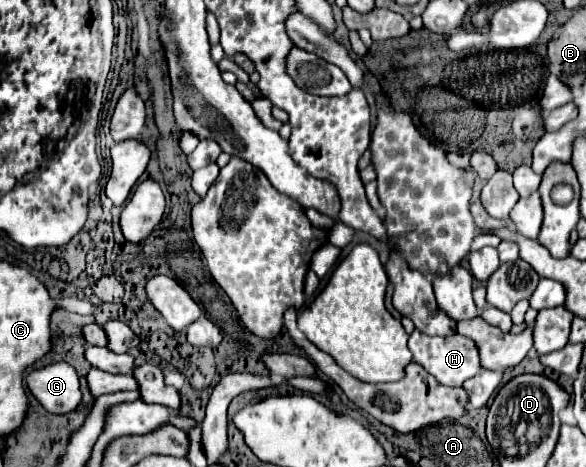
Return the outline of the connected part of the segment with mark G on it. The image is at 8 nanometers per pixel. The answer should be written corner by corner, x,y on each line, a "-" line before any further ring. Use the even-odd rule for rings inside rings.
67,363
33,369
27,375
27,387
49,413
69,413
81,401
77,373

